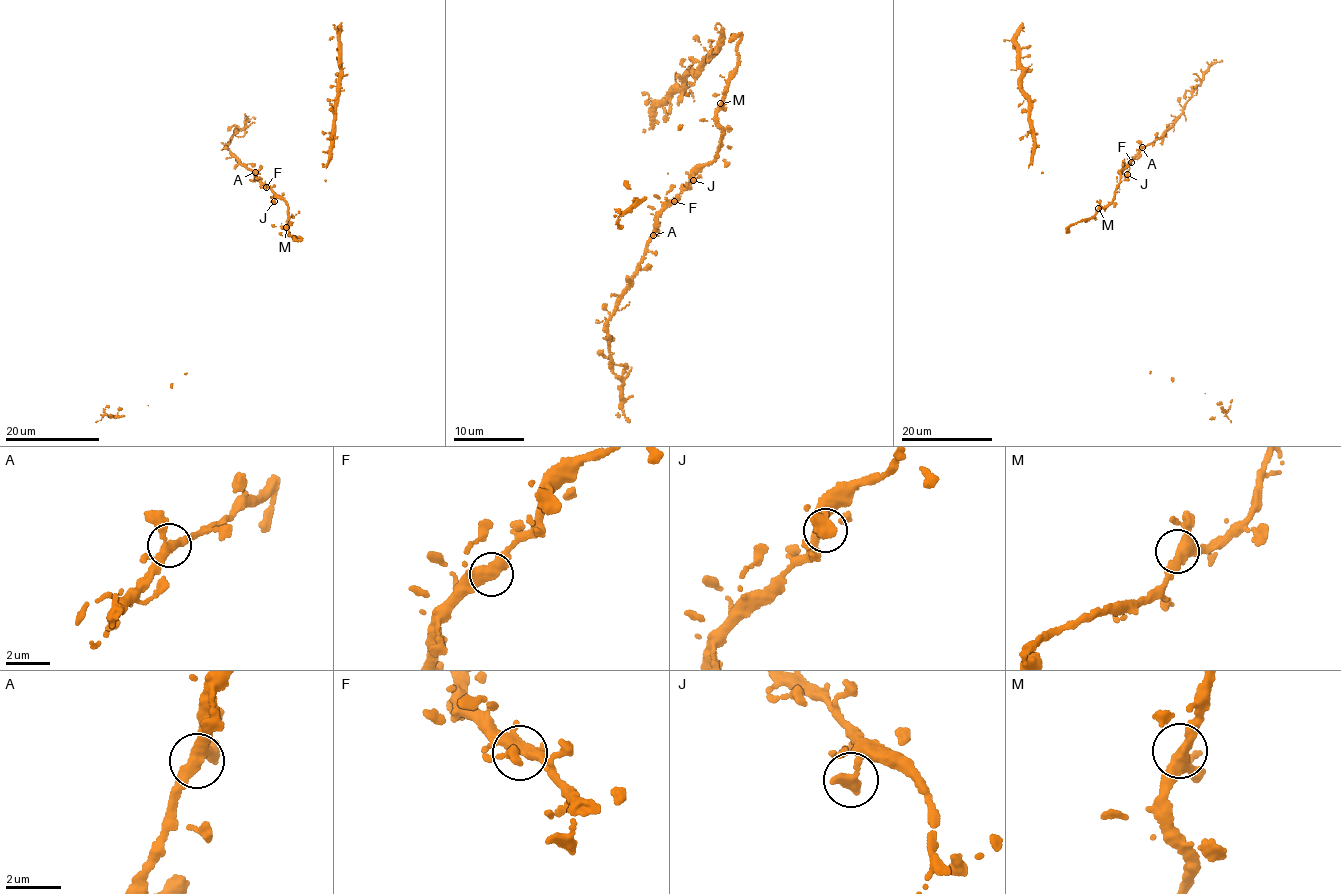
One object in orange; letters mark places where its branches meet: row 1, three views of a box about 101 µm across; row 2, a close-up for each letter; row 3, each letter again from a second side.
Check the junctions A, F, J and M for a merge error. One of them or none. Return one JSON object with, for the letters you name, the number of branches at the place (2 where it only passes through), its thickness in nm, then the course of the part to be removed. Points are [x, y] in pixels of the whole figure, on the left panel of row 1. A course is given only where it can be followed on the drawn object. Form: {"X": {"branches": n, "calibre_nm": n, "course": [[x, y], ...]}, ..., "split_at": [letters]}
{"split_at": []}

